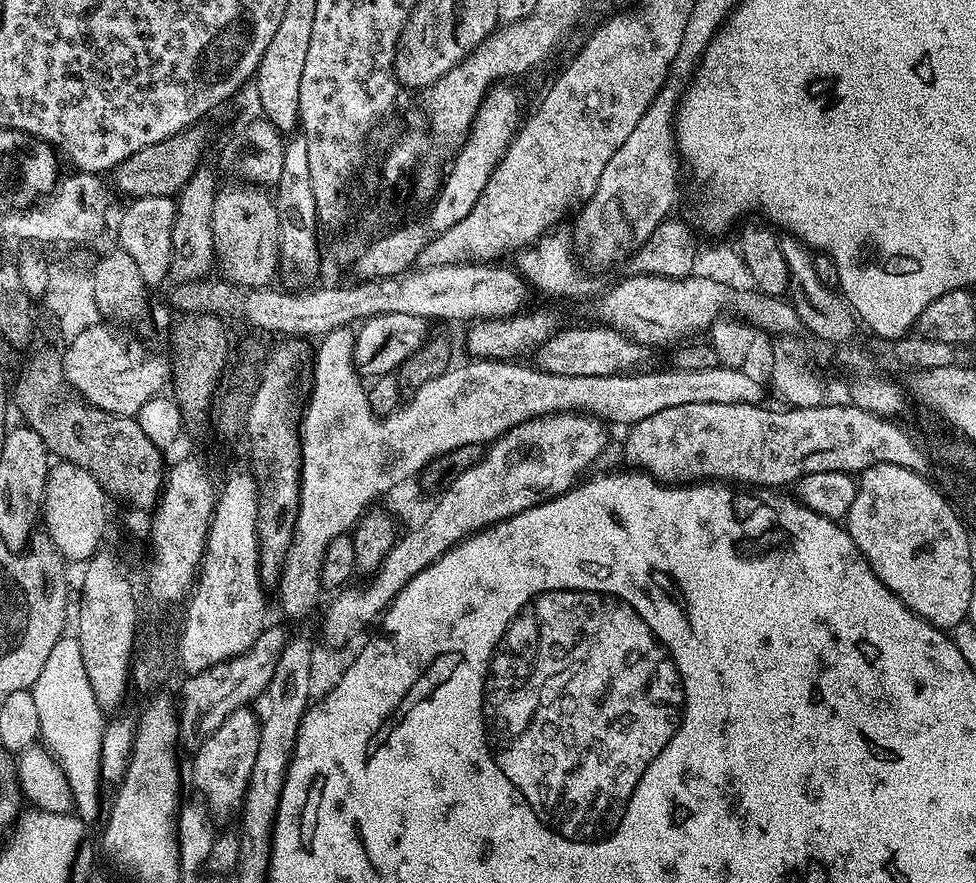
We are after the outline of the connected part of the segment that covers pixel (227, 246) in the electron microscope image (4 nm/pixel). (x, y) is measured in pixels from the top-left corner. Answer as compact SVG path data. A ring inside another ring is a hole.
M239 182L229 188L221 187L216 193L216 201L212 207L212 233L214 234L215 263L218 265L219 275L232 284L242 287L266 288L273 283L276 268L280 263L280 214L276 209L276 201L268 196L263 187L252 182Z

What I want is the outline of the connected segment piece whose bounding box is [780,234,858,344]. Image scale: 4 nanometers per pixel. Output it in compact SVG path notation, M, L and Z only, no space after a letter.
M787 234L780 236L782 258L786 260L788 271L787 299L801 319L803 327L824 340L833 340L836 344L844 344L858 329L858 320L847 300L837 289L822 286L822 280L814 270L814 256L808 245Z

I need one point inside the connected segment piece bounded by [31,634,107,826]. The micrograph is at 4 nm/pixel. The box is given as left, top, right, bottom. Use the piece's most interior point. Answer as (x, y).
(72, 722)

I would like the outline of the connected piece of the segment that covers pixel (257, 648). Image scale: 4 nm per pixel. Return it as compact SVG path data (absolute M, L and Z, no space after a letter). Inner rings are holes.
M266 626L242 654L201 672L185 675L184 685L180 688L180 700L178 696L180 744L189 750L201 748L206 738L210 738L210 734L214 734L214 730L218 730L218 726L230 718L230 714L259 701L266 686L270 686L270 678L274 678L274 666L278 666L278 658L282 658L282 650L288 645L289 639L289 633L284 633L282 629Z

